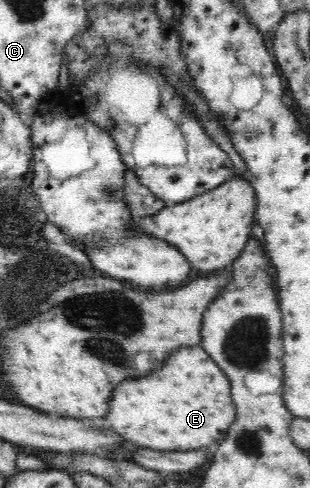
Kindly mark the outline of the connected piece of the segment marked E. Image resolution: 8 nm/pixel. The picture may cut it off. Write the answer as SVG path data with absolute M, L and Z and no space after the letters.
M201 346L181 348L165 358L163 366L149 376L123 380L109 400L109 414L105 420L111 422L111 428L123 438L153 450L197 450L203 446L211 446L219 442L223 432L235 418L235 406L231 402L231 384L227 376L223 376L221 368L203 352Z

